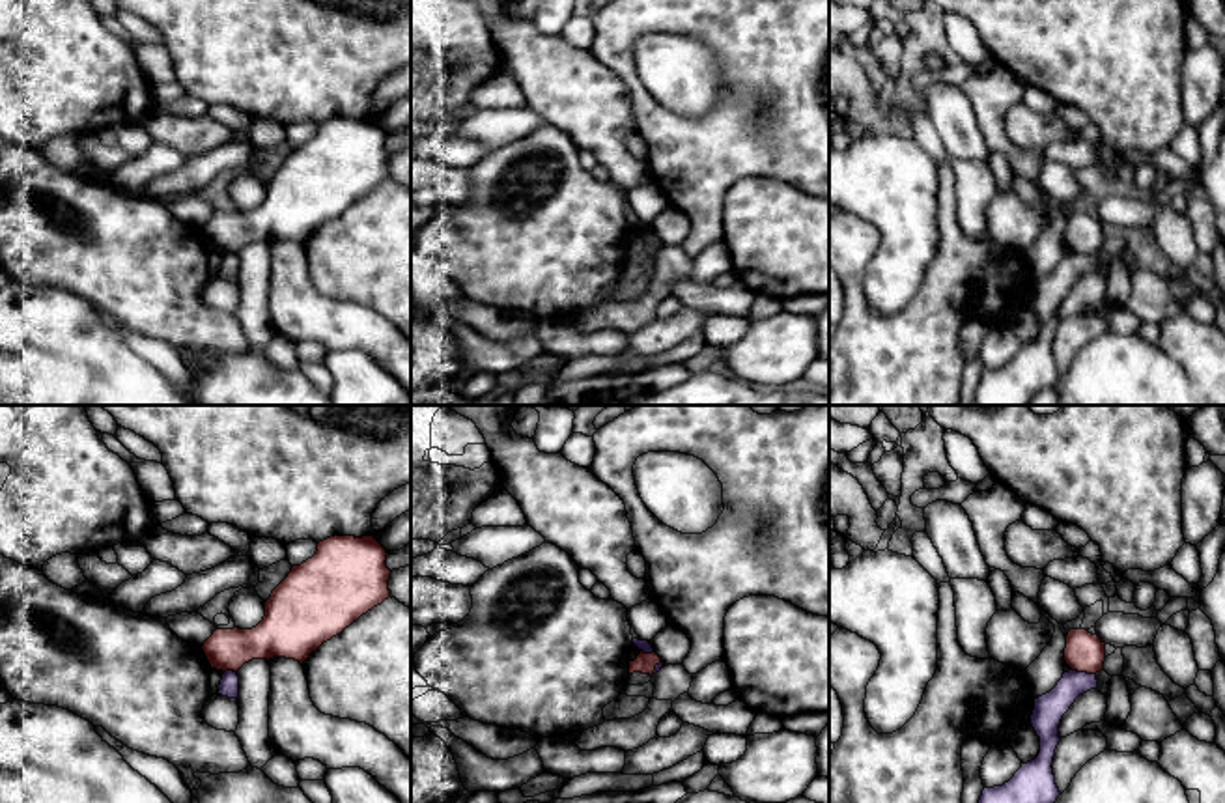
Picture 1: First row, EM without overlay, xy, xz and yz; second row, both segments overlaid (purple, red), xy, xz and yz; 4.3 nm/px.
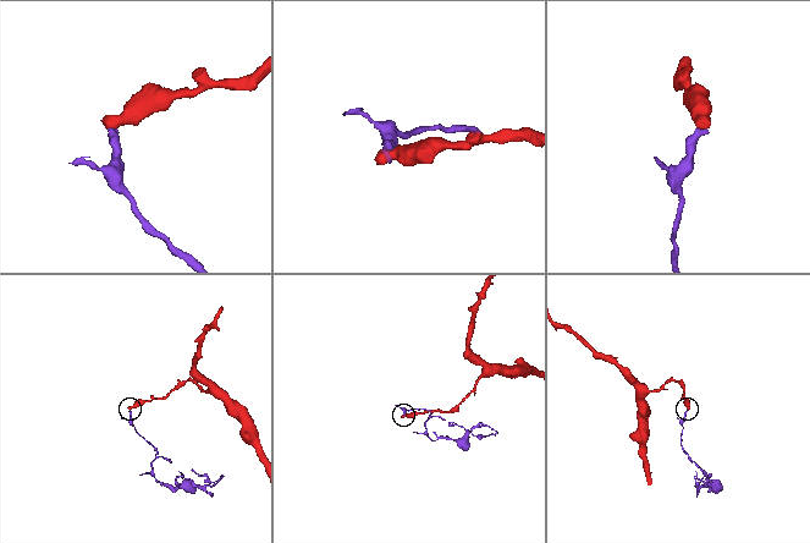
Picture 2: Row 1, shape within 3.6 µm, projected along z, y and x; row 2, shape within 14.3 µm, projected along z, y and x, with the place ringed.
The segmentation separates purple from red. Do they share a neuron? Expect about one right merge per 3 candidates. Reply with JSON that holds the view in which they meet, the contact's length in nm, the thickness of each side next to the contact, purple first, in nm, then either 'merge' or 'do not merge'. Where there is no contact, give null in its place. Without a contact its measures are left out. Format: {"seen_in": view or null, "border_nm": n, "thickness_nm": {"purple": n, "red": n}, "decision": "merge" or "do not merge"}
{"seen_in": "yz", "border_nm": 120, "thickness_nm": {"purple": 130, "red": 170}, "decision": "do not merge"}

